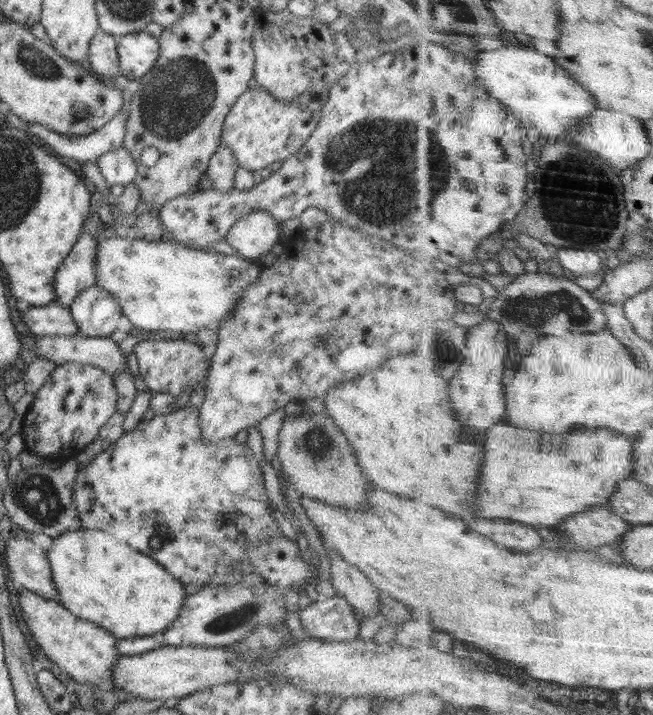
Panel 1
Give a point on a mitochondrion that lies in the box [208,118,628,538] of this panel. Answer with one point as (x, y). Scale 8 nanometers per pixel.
(580, 215)

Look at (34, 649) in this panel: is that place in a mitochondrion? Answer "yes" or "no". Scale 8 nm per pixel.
no

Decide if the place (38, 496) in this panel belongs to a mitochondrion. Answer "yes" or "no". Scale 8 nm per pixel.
yes

